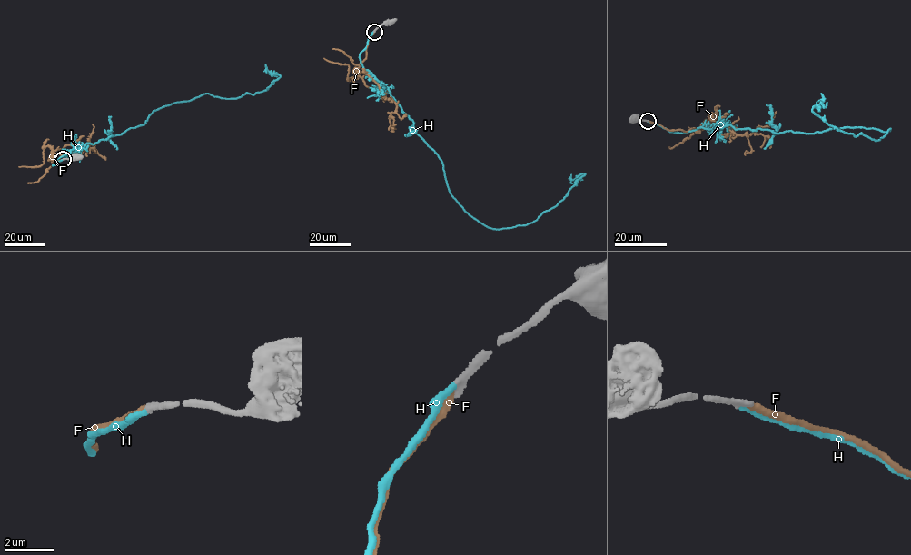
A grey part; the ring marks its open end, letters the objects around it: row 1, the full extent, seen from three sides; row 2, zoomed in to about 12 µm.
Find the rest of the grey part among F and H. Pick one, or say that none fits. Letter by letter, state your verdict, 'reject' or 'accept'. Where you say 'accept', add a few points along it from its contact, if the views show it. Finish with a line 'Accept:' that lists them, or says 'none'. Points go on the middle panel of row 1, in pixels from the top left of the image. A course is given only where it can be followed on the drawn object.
F: accept; it runs (374, 31), (369, 39), (366, 57), (353, 72), (367, 74), (381, 94), (396, 105), (390, 118), (393, 130)
H: reject
Accept: F

